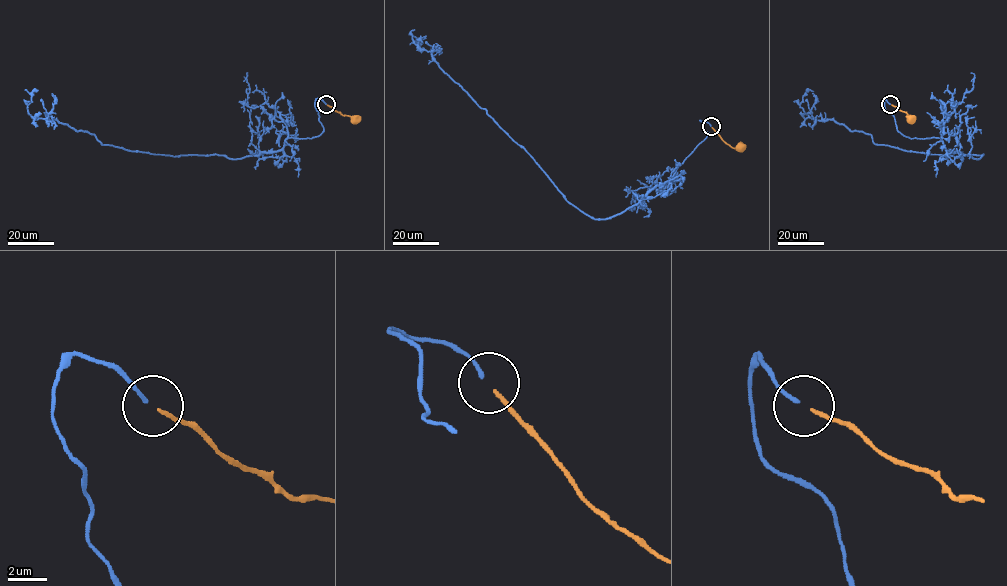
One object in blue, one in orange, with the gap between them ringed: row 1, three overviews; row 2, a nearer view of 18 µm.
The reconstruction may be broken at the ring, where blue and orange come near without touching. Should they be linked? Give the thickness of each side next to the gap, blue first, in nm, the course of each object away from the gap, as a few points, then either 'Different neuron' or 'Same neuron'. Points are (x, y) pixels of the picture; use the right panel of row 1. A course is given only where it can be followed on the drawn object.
Thickness 200 nm (blue) against 180 nm. Course of blue: (890, 104), (905, 136), (983, 155), (875, 144), (809, 117), (800, 105), (813, 91). Course of orange: (891, 105), (911, 115), (911, 119). Same neuron

